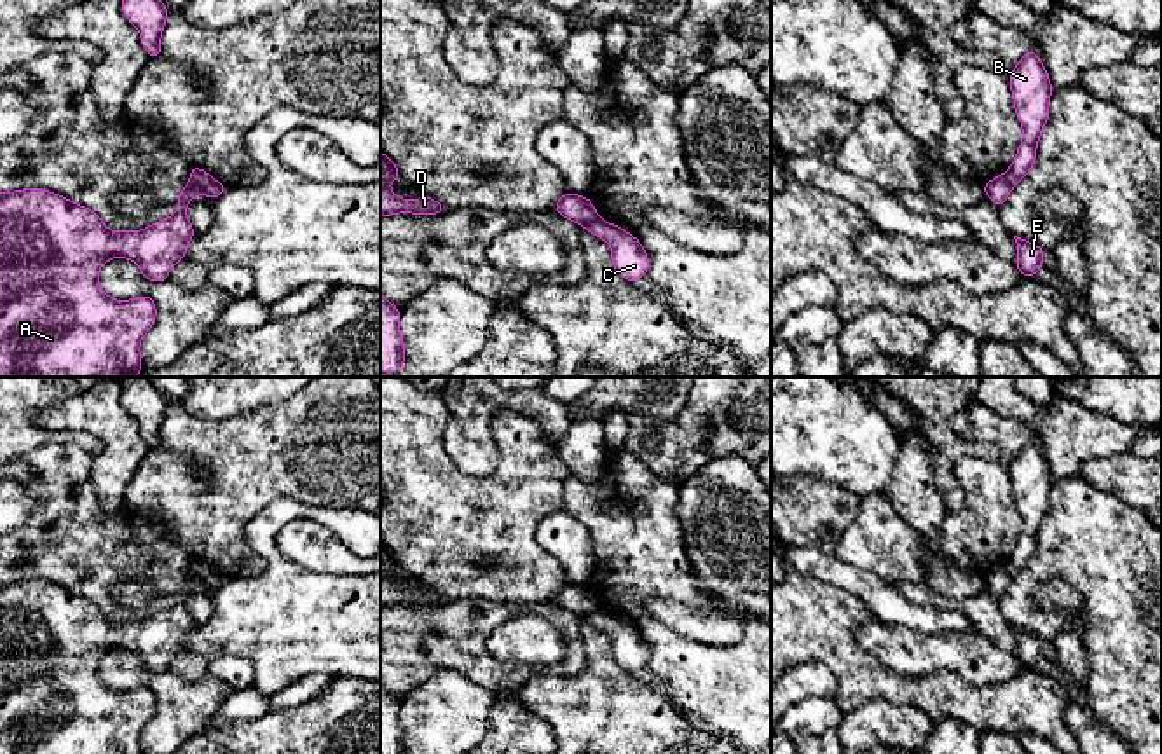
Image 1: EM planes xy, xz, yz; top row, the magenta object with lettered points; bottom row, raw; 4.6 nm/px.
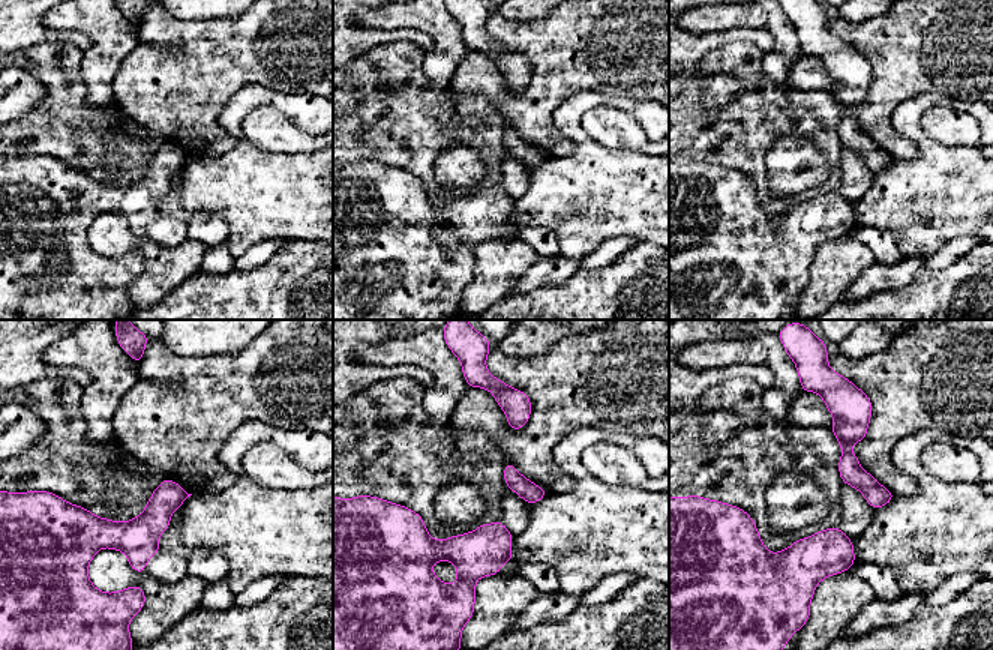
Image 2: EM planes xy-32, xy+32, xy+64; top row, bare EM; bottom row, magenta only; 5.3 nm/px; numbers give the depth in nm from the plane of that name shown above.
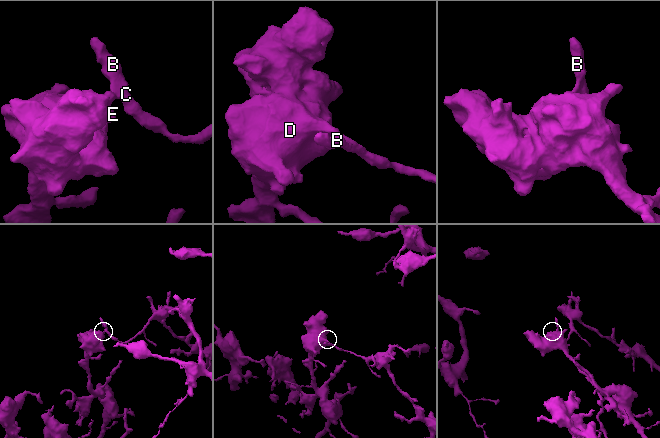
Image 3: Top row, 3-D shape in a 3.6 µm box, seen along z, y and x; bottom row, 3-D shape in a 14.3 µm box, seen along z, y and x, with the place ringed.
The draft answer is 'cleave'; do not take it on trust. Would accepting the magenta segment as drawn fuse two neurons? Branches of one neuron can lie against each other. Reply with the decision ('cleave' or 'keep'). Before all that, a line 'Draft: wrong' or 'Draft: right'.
Draft: right
cleave

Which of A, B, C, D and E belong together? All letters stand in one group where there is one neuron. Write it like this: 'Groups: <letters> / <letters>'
Groups: A D E / B C

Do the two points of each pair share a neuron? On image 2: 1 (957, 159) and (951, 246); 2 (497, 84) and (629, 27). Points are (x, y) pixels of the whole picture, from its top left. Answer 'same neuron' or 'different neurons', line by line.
1: different neurons
2: same neuron

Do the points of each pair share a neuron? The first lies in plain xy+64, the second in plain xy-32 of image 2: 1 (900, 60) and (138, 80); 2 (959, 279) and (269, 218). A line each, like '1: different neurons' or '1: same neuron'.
1: same neuron
2: different neurons

